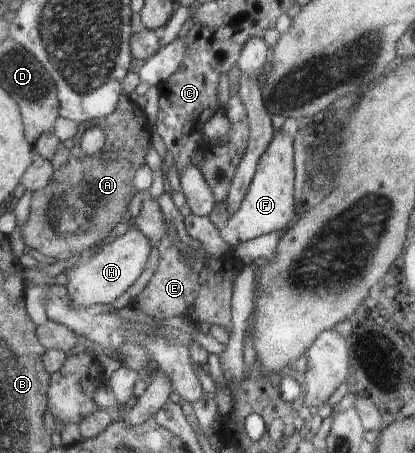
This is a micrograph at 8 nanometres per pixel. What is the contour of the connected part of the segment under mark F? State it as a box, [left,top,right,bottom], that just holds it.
[219,133,295,249]

